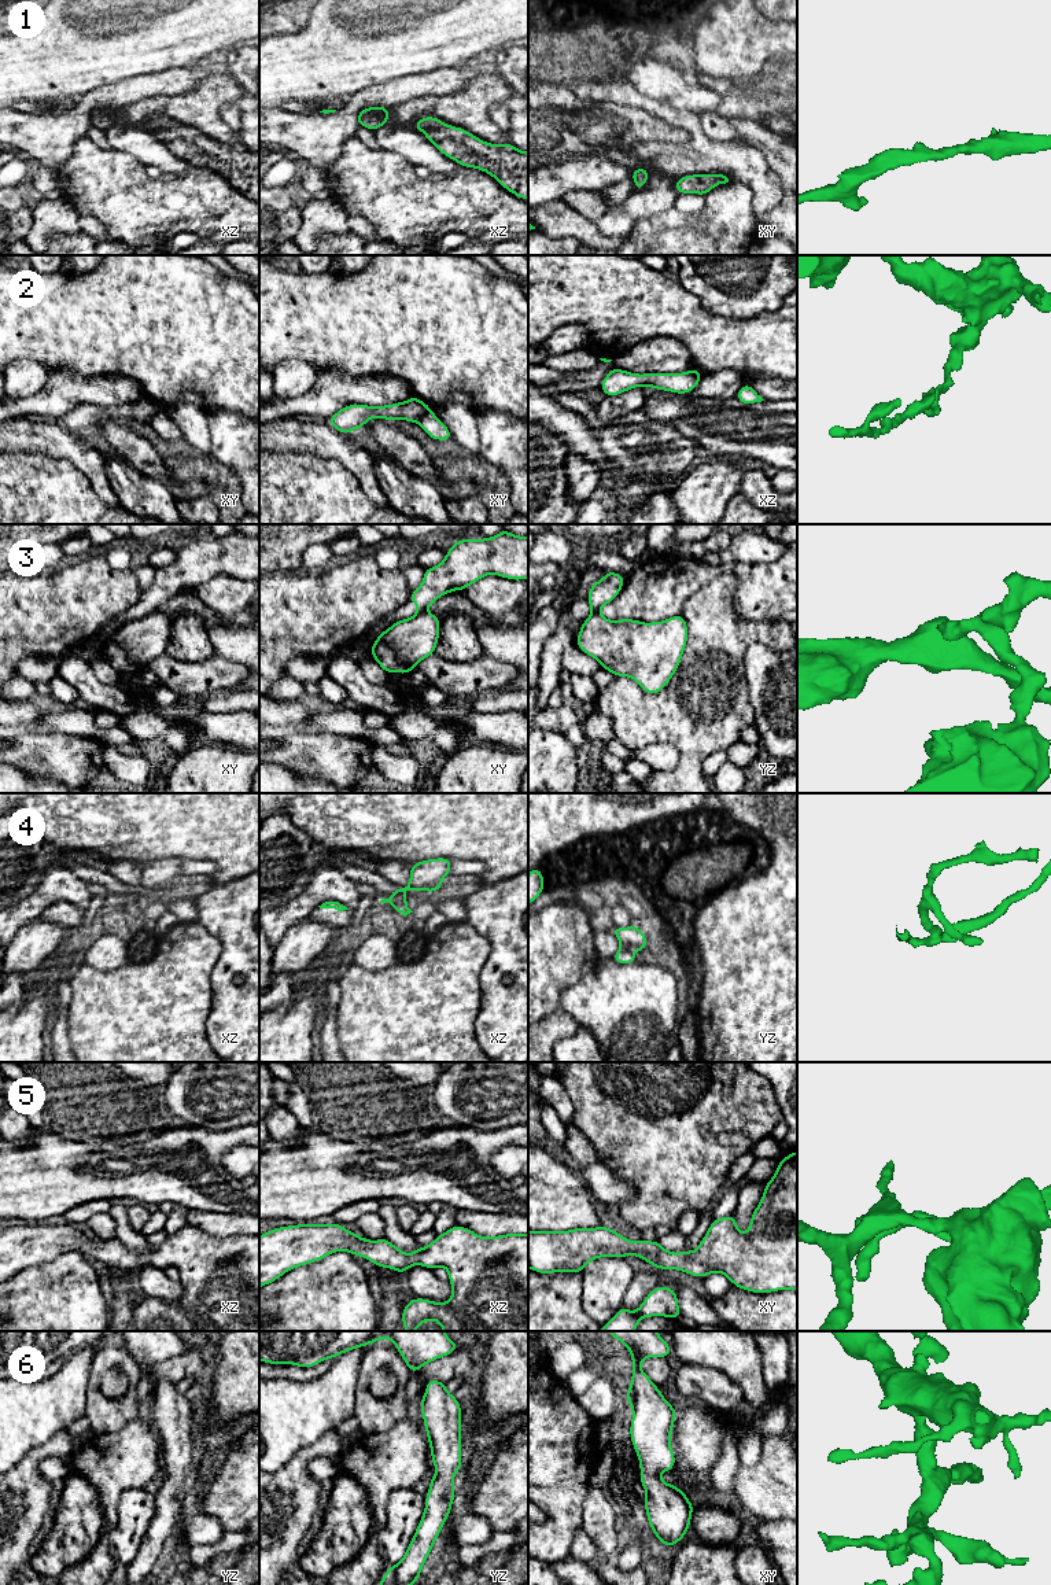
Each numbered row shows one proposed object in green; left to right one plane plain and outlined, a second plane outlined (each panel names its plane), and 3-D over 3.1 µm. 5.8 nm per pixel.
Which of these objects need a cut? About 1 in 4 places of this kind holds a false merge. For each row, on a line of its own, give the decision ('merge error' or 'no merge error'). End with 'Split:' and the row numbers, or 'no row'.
1: no merge error
2: merge error
3: merge error
4: merge error
5: no merge error
6: no merge error
Split: 2, 3, 4

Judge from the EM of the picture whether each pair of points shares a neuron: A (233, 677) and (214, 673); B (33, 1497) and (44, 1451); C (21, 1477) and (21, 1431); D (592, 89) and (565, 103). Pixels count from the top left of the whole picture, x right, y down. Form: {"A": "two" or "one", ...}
{"A": "one", "B": "one", "C": "two", "D": "two"}

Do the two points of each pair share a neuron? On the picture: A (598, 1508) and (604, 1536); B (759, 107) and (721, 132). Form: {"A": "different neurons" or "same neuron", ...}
{"A": "same neuron", "B": "different neurons"}

